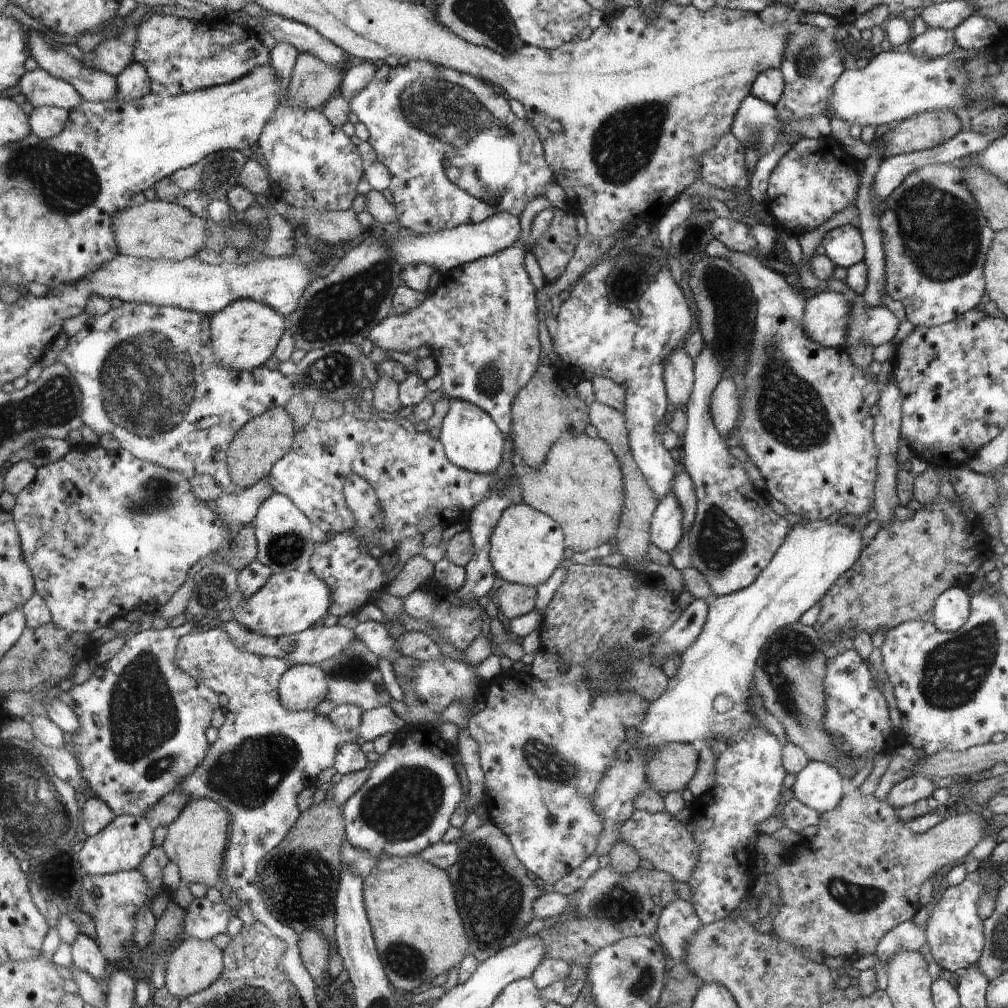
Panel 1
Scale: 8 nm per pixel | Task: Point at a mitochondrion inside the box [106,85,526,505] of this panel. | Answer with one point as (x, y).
(340, 311)

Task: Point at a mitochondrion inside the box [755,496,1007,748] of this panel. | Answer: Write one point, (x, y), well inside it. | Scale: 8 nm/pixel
(954, 671)

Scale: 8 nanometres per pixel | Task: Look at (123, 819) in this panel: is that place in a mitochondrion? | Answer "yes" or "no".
no

